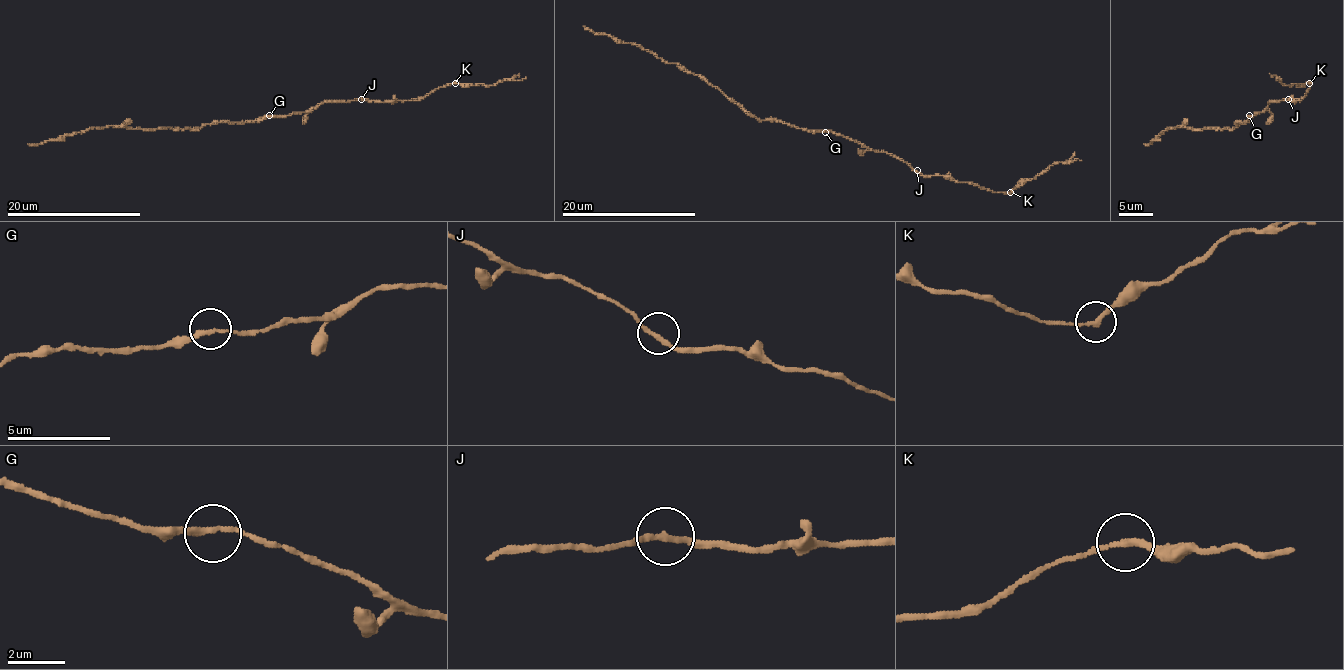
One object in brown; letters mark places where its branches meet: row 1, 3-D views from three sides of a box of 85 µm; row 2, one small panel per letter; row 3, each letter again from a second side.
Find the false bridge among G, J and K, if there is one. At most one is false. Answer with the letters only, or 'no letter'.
no letter

